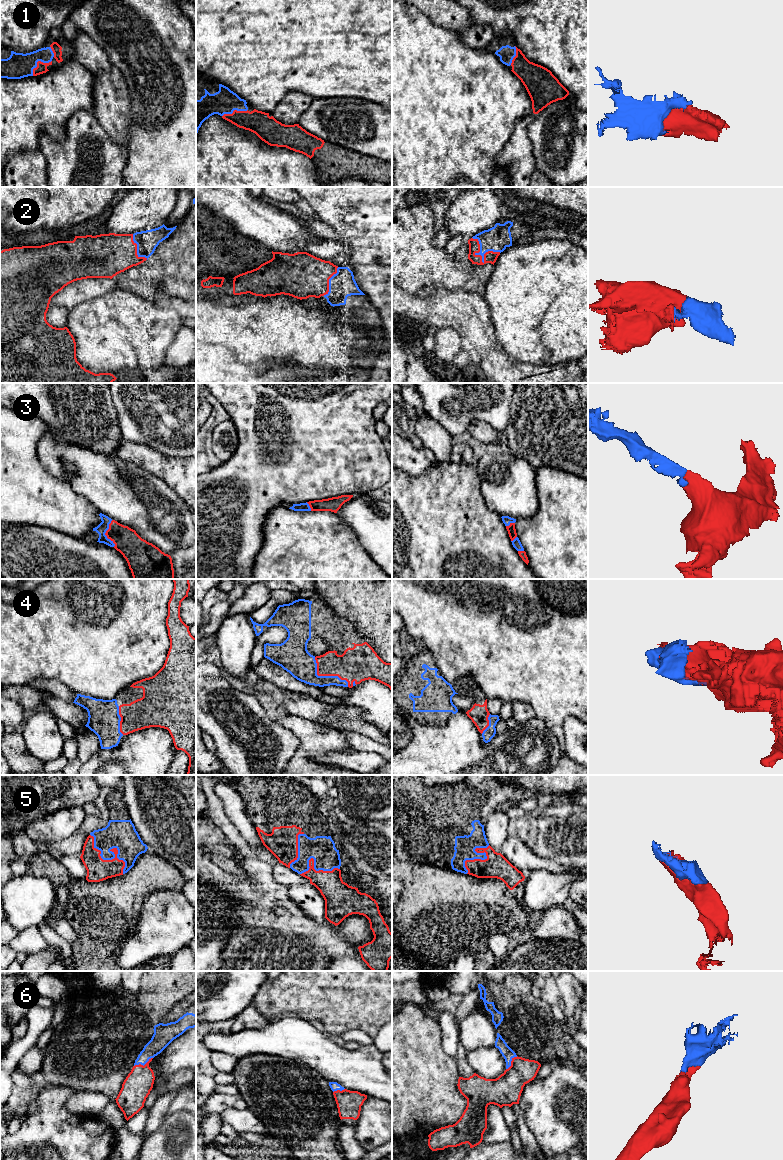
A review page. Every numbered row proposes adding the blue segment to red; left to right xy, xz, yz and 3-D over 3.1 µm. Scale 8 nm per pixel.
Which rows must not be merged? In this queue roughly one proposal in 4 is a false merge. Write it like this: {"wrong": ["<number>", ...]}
{"wrong": []}

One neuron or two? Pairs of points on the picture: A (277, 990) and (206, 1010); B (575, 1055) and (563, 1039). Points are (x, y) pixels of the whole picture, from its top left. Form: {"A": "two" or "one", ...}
{"A": "two", "B": "one"}

